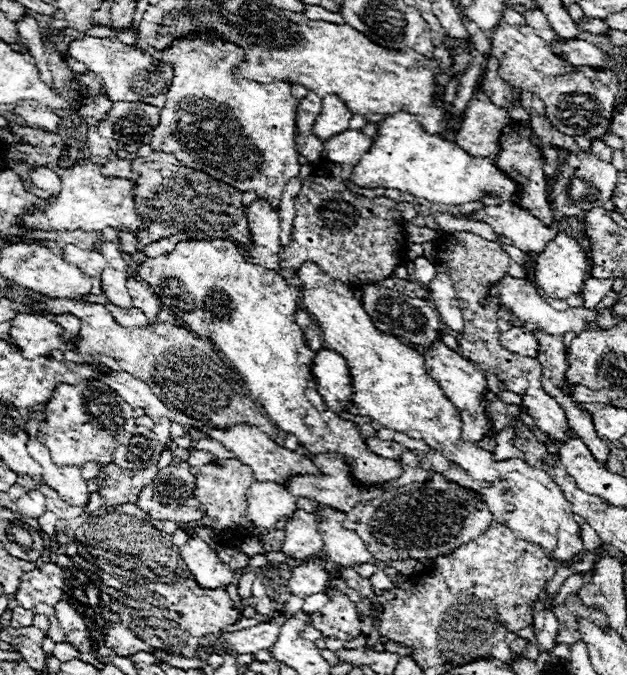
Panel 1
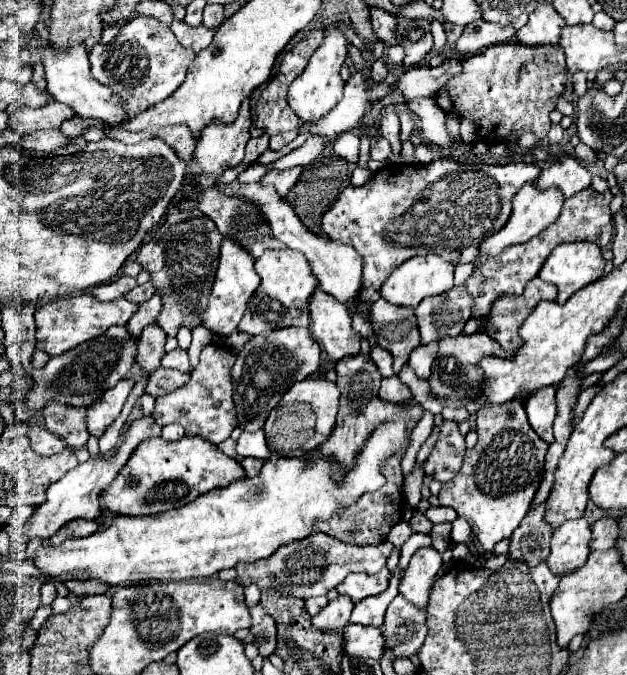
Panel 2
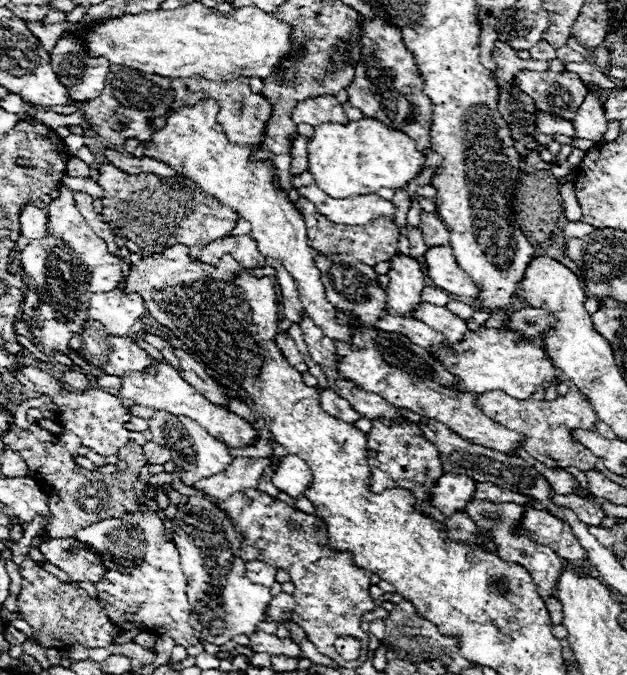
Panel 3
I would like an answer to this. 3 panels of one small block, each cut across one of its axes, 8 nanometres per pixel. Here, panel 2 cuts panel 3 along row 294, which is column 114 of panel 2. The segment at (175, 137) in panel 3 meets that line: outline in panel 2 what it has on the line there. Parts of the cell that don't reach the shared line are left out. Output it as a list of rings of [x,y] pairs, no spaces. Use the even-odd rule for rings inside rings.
[[[90,292],[78,294],[68,300],[52,300],[36,310],[36,348],[44,350],[48,356],[64,354],[76,348],[82,342],[88,342],[100,334],[104,334],[110,326],[124,326],[132,314],[136,312],[138,304],[116,298],[112,302],[98,302]]]

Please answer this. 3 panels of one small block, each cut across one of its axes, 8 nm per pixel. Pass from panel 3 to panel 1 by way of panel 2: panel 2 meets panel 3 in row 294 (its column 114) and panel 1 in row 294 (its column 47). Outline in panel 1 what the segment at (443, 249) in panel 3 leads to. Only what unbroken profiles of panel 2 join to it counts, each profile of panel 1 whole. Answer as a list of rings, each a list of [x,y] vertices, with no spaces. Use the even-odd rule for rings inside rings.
[[[506,276],[504,280],[500,280],[494,288],[492,288],[492,294],[490,298],[494,298],[496,294],[500,294],[500,304],[502,306],[508,306],[520,320],[526,320],[526,322],[534,322],[542,328],[542,332],[546,334],[566,334],[566,332],[582,332],[586,330],[586,312],[584,308],[568,308],[568,310],[554,310],[542,296],[538,296],[538,292],[534,290],[532,284],[528,284],[526,278],[512,278],[512,276]]]

